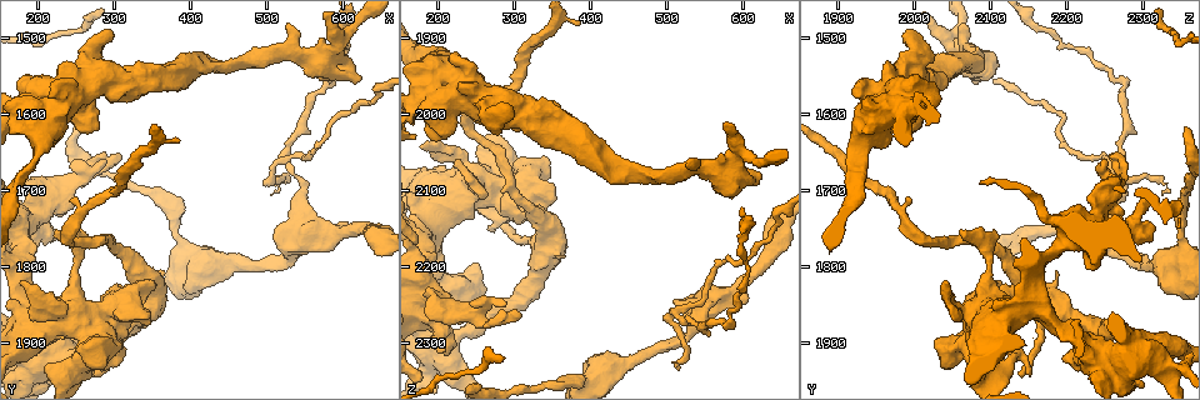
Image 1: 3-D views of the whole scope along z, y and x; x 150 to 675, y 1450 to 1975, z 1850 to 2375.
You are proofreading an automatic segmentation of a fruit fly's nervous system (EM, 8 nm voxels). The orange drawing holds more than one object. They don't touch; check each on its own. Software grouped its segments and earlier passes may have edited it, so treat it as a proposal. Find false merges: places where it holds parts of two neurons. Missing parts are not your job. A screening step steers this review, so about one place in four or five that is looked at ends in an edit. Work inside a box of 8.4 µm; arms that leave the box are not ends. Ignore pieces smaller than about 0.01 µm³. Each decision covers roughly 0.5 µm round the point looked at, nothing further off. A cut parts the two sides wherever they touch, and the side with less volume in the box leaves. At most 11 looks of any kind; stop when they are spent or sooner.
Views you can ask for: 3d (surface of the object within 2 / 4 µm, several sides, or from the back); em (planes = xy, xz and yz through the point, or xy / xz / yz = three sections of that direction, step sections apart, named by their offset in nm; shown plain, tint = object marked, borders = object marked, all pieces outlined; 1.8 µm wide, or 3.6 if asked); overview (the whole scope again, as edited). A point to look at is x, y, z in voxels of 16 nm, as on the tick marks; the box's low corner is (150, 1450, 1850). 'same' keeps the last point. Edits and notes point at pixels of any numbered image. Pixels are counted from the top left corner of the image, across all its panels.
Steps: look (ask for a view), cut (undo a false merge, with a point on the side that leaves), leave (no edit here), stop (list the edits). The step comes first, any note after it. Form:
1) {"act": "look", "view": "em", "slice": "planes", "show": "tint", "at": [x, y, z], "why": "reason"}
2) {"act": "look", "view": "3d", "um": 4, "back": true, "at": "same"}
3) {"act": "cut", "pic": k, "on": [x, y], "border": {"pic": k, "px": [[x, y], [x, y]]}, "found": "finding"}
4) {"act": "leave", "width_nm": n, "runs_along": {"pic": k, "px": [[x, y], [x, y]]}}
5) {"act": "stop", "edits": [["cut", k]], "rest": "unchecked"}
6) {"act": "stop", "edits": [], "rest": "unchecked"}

{"act": "look", "view": "3d", "um": 4, "at": [190, 1930, 2320], "why": "four or more arms meet"}

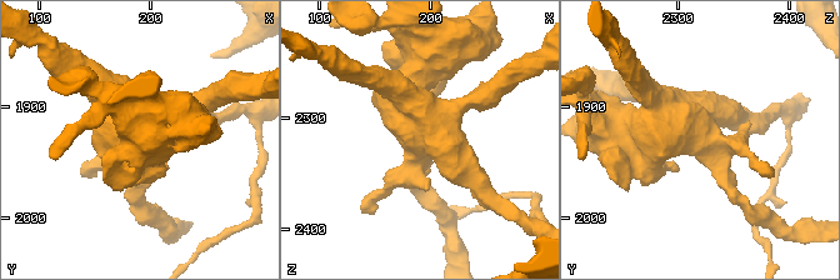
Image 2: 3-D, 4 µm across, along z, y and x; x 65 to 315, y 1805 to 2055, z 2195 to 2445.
{"act": "look", "view": "em", "slice": "planes", "show": "plain", "at": [186, 1926, 2318], "why": "shape alone is not enough"}

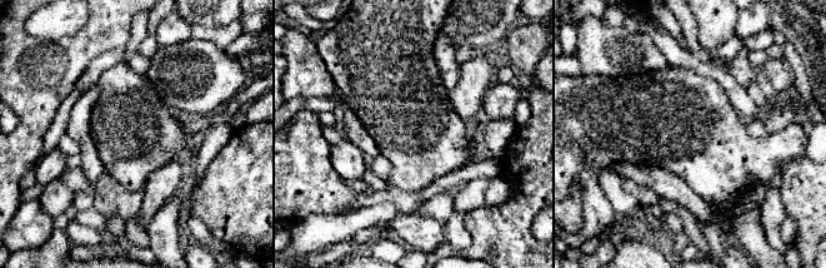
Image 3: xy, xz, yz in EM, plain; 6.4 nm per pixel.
{"act": "look", "view": "em", "slice": "planes", "show": "tint", "at": "same", "why": "with the object marked"}

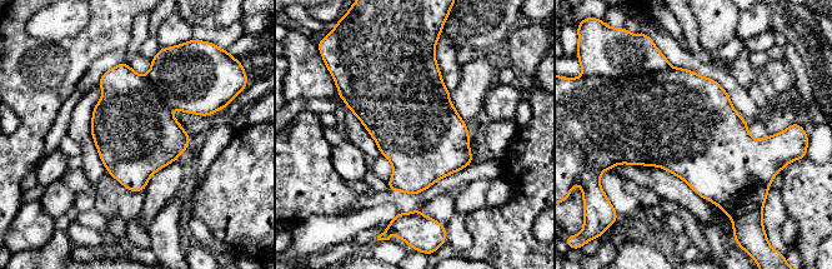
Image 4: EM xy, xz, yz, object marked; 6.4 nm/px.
{"act": "cut", "pic": 4, "on": [619, 54], "border": {"pic": 4, "px": [[671, 66], [633, 76]]}, "found": "two neurons meet here"}

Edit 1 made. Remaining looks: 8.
{"act": "look", "view": "overview"}

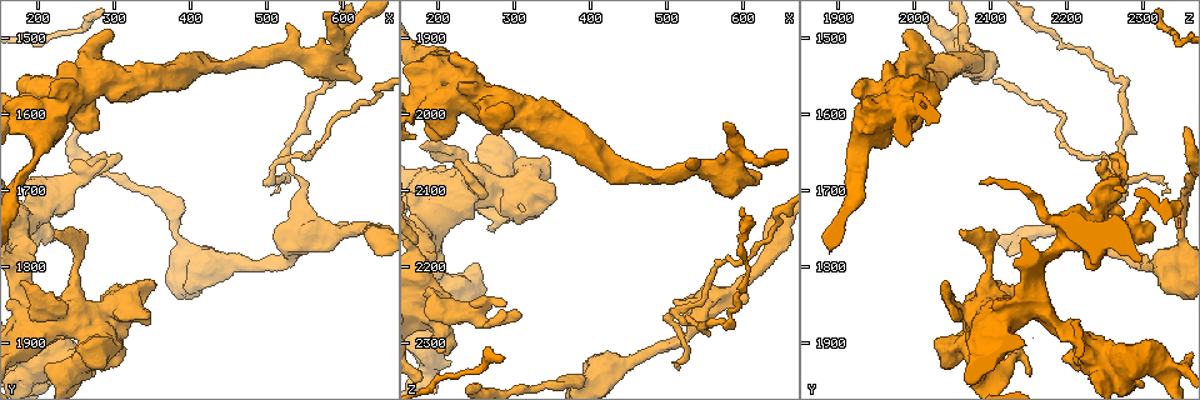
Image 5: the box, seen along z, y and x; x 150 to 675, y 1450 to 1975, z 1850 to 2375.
{"act": "look", "view": "3d", "um": 4, "back": true, "at": [240, 1575, 1965], "why": "abrupt turn"}

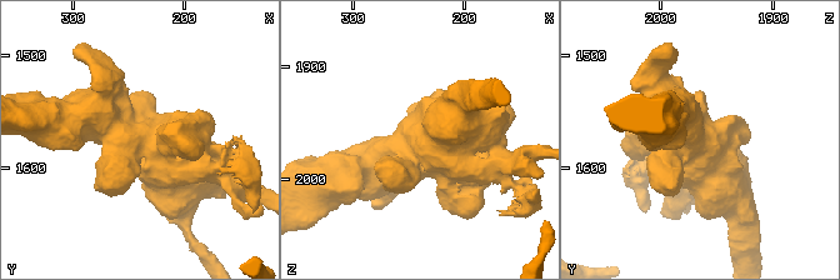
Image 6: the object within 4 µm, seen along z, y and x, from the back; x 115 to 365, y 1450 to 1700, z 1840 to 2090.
{"act": "look", "view": "em", "um": 3.6, "slice": "xy", "step": 16, "show": "tint", "at": "same", "why": "now the EM"}

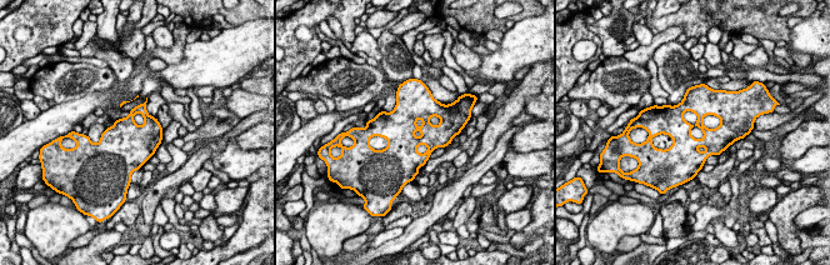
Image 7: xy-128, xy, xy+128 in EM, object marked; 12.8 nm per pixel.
{"act": "leave", "width_nm": 90, "found": "continuous, no second neuron"}

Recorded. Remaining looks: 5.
{"act": "look", "view": "3d", "um": 2, "at": [570, 1525, 2065], "why": "calibre changes"}

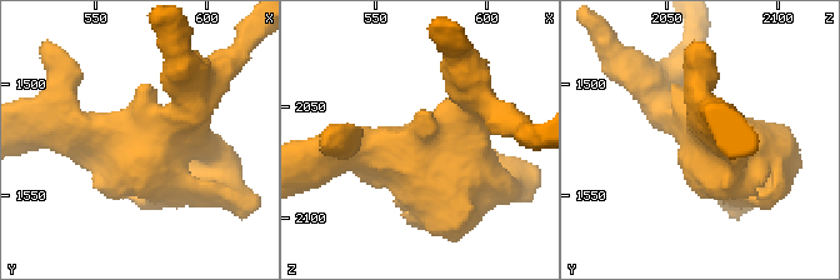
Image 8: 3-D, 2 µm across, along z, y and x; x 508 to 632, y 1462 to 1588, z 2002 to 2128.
{"act": "look", "view": "em", "slice": "planes", "show": "plain", "at": [572, 1524, 2072]}

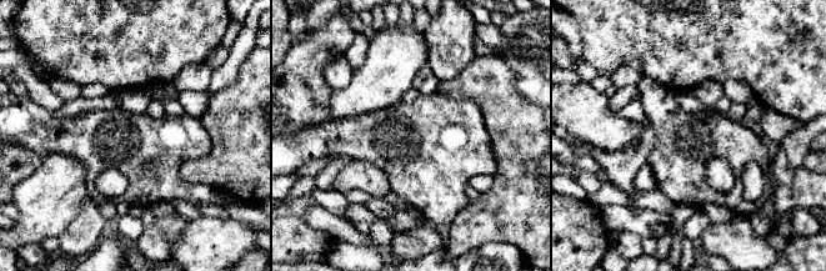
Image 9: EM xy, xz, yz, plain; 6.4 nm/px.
{"act": "look", "view": "em", "slice": "planes", "show": "tint", "at": "same", "why": "where the object lies"}

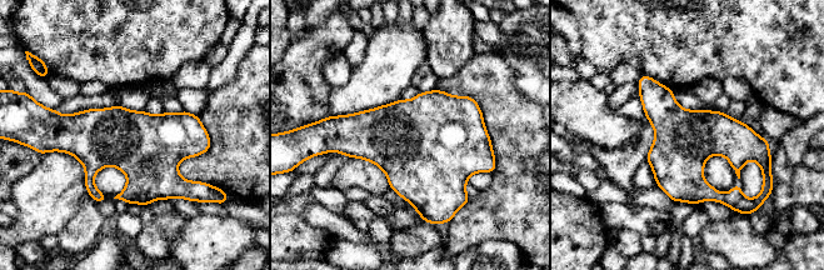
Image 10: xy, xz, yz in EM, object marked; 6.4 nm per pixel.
{"act": "leave", "found": "continuous, no second neuron"}

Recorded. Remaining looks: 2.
{"act": "stop", "edits": [["cut", 4]], "rest": "unchecked"}

